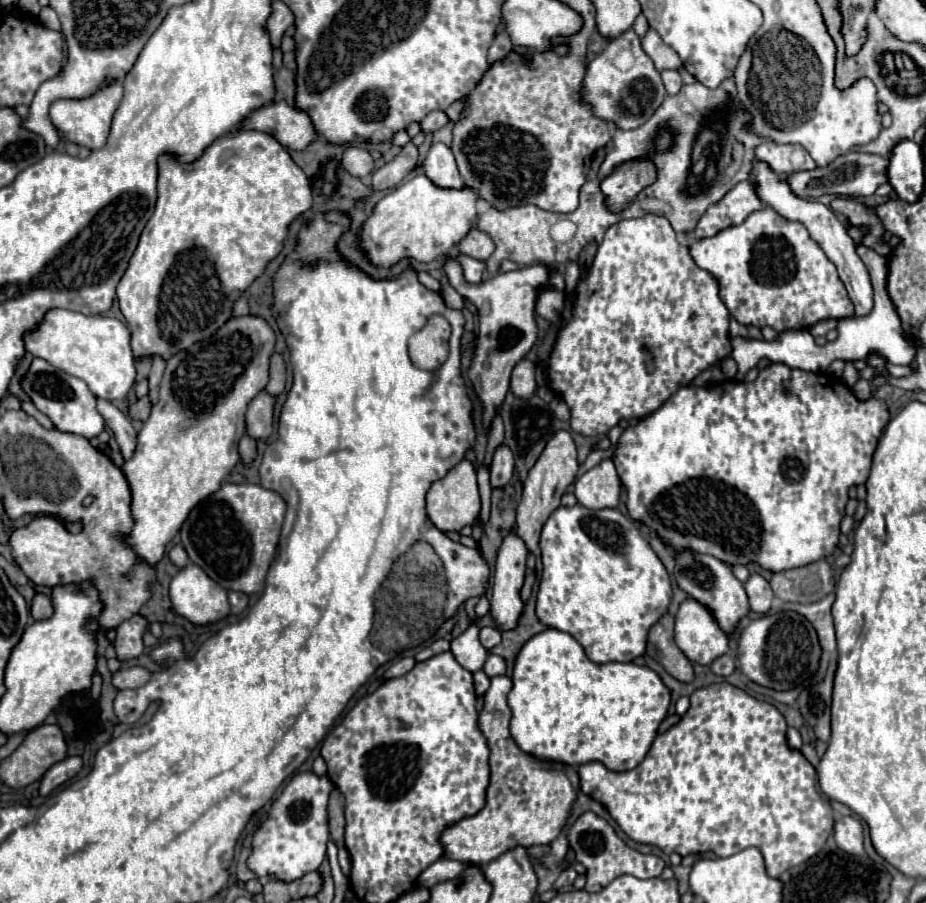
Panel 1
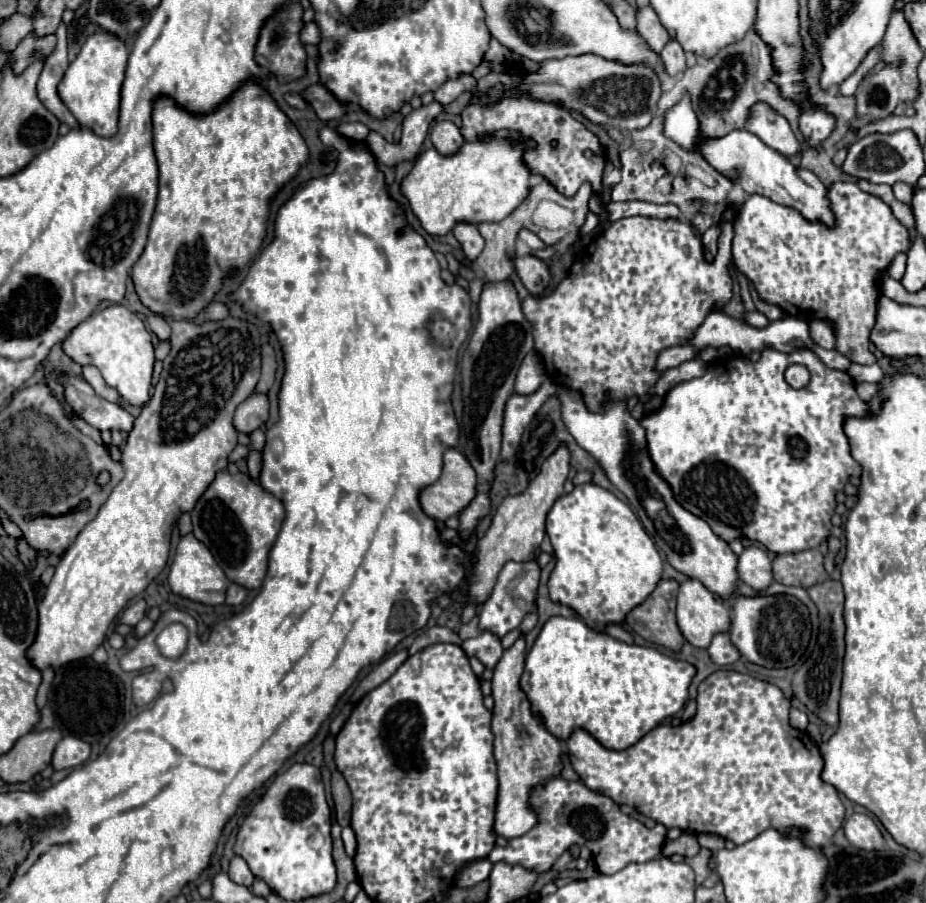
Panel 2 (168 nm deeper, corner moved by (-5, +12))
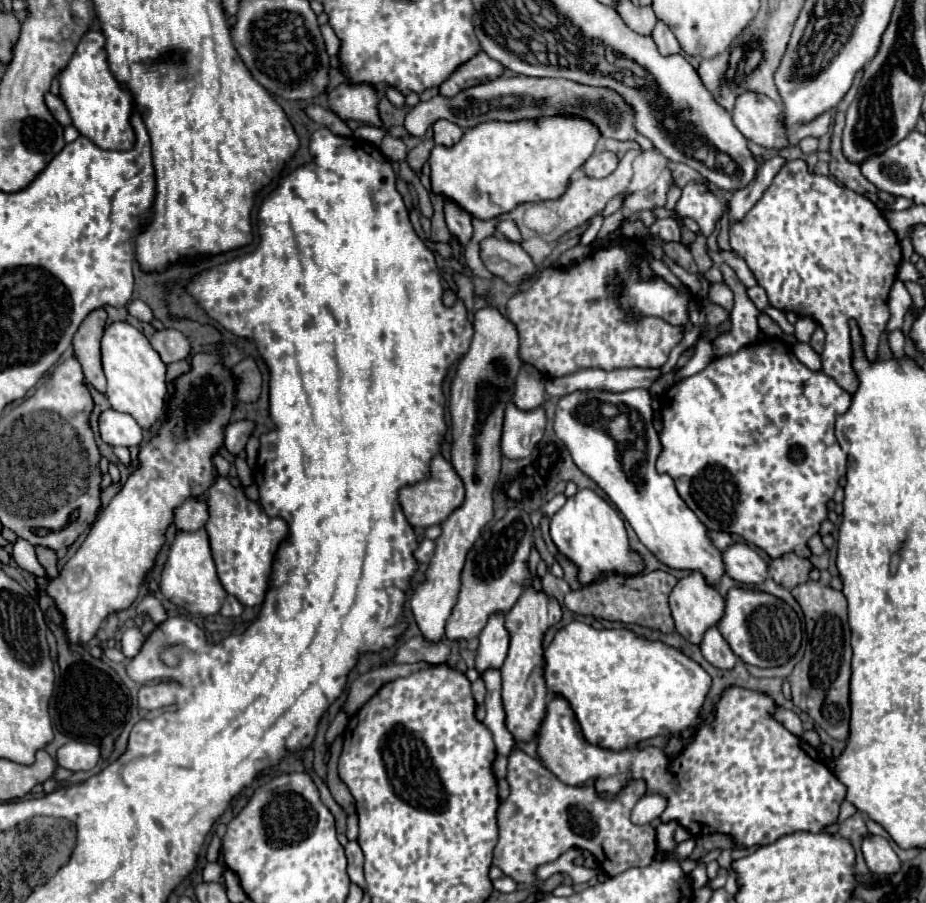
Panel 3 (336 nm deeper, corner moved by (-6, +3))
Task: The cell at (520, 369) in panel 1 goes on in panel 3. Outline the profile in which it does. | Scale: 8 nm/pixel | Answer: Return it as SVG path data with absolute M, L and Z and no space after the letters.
M524 364L516 378L516 390L512 402L520 410L534 410L544 402L544 394L546 394L544 376L532 364Z

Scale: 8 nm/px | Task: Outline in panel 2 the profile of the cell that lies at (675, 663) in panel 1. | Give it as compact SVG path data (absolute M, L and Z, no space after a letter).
M661 579L655 591L625 617L631 629L643 639L665 645L673 651L679 651L683 645L683 635L675 621L677 589L679 583L675 579Z

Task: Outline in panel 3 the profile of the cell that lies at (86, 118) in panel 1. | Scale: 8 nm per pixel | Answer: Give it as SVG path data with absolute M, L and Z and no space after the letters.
M86 32L70 58L68 66L60 72L60 98L64 100L74 128L106 150L130 150L134 146L134 130L130 126L132 96L110 70L106 56L106 38L102 32Z

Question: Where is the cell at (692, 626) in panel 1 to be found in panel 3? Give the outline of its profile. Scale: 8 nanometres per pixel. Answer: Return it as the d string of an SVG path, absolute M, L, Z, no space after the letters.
M692 572L690 576L678 580L678 584L674 586L674 590L670 594L670 610L672 610L672 618L676 622L676 632L684 640L688 640L690 644L700 644L706 630L716 626L722 620L722 616L724 616L724 598L718 594L718 590L714 586L706 584L702 574Z

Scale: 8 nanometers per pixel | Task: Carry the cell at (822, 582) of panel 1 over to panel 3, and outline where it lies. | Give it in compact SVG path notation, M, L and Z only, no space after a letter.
M784 554L770 562L770 576L776 584L782 588L796 588L798 584L804 584L810 580L812 562L808 558L800 558L796 554Z

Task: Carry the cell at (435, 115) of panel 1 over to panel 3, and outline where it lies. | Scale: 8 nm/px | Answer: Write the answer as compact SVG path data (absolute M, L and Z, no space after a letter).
M480 52L466 64L462 64L446 82L440 84L440 94L442 96L456 96L458 92L472 88L474 84L484 84L486 80L496 80L504 74L502 64L498 60L490 60L486 52Z

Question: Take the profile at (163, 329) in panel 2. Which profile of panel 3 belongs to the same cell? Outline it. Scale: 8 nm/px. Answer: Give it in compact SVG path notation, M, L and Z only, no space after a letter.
M132 300L132 302L128 304L128 312L130 312L134 318L142 320L142 322L152 322L152 320L154 320L150 306L148 306L146 302L142 302L142 300Z

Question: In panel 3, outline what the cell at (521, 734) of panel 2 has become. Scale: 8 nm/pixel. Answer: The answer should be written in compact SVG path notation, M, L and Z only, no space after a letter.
M532 586L524 590L514 608L506 614L506 628L510 632L510 650L500 668L502 672L502 706L506 712L506 728L516 742L534 742L546 716L548 690L544 684L542 638L544 632L562 618L560 604L544 592L534 592Z

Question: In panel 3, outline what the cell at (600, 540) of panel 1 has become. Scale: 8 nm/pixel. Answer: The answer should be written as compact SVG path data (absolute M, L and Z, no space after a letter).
M590 488L578 490L576 496L568 498L566 504L552 516L550 536L558 552L578 568L578 582L582 586L588 586L610 572L618 576L638 576L646 568L640 552L630 548L626 526L620 514Z

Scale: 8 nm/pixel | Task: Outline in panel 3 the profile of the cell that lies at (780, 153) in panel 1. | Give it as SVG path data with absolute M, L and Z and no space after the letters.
M746 92L738 96L732 120L748 140L764 148L782 150L788 146L786 124L782 124L782 106L764 94Z

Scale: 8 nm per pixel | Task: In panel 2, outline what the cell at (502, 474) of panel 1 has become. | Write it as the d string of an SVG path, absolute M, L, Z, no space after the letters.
M547 379L533 395L517 395L517 393L513 393L507 399L505 421L503 421L501 459L509 461L515 455L525 427L539 413L537 409L541 409L541 405L555 393L557 393L557 385L551 379Z

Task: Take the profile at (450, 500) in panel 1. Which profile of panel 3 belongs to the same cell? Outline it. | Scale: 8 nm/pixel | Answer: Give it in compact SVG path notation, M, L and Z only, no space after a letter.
M436 456L432 460L430 468L432 468L432 476L428 480L402 488L400 496L398 496L398 500L402 504L402 510L404 510L408 522L414 528L428 528L428 526L434 526L434 524L442 524L456 508L462 506L464 496L466 496L466 488L462 484L462 478L458 476L454 466L446 458Z

